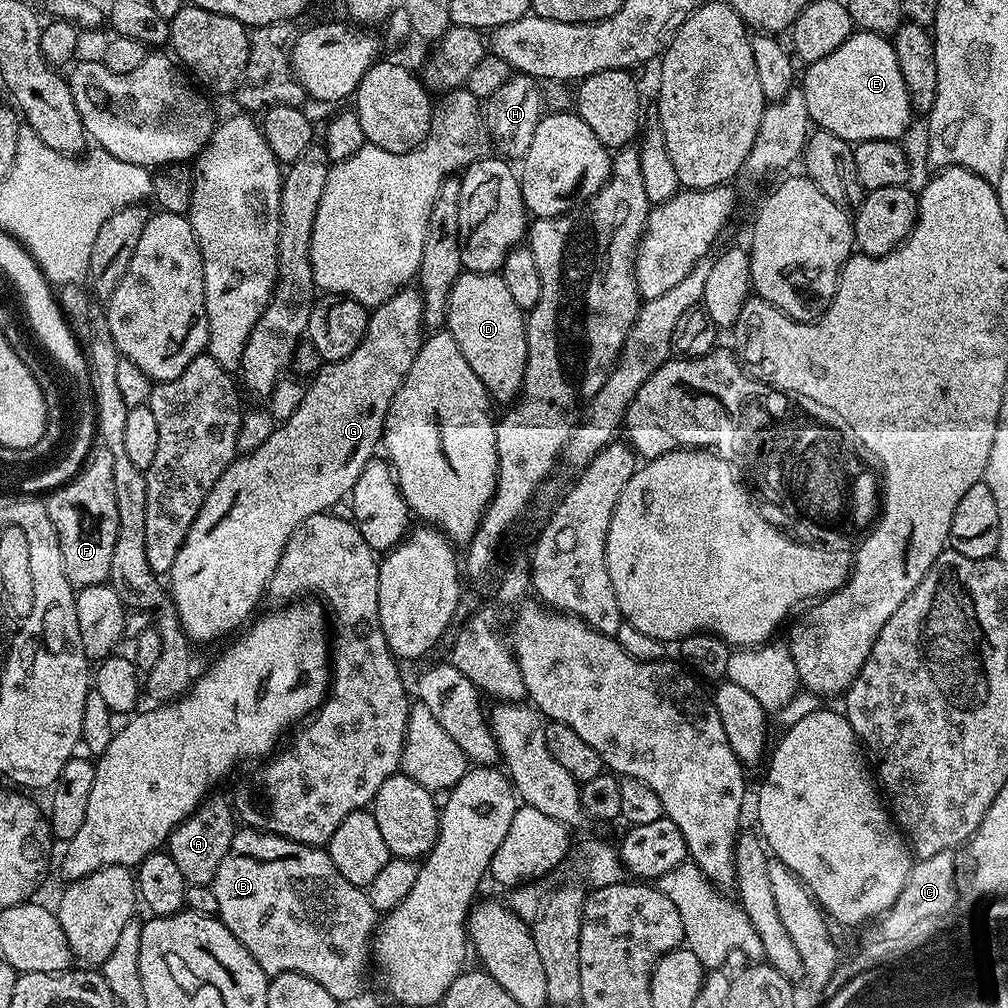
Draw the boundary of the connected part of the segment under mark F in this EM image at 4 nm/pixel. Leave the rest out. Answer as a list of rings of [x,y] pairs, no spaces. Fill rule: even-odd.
[[[97,443],[88,453],[80,471],[68,481],[60,485],[47,497],[48,517],[56,531],[58,546],[62,550],[62,566],[66,570],[66,578],[73,589],[79,590],[95,584],[103,584],[111,574],[111,559],[114,553],[115,538],[118,537],[118,509],[114,496],[113,455],[106,445]]]

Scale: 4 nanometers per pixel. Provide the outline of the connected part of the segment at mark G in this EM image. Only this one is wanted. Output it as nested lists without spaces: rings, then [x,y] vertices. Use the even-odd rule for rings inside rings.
[[[405,286],[391,296],[385,304],[380,304],[376,308],[371,309],[368,325],[366,326],[366,334],[362,338],[362,342],[358,342],[354,354],[350,354],[341,360],[325,363],[316,372],[312,380],[314,381],[313,384],[311,381],[307,385],[304,400],[294,410],[289,420],[281,423],[279,426],[273,427],[270,438],[266,438],[266,442],[262,442],[262,446],[258,446],[253,452],[237,455],[232,465],[222,474],[222,478],[218,478],[218,482],[214,482],[210,494],[206,494],[206,502],[202,502],[202,510],[198,510],[198,518],[194,518],[194,522],[186,534],[184,545],[178,550],[178,558],[174,558],[174,566],[166,574],[166,580],[172,583],[172,592],[170,588],[170,601],[173,607],[176,608],[181,629],[189,641],[216,640],[219,636],[226,635],[227,632],[233,631],[232,633],[235,633],[253,615],[251,612],[259,606],[260,599],[265,599],[268,583],[272,581],[272,576],[276,573],[278,562],[282,558],[282,550],[286,546],[288,539],[294,534],[296,527],[302,522],[306,522],[306,518],[310,518],[314,514],[329,511],[338,501],[345,499],[351,493],[354,482],[358,482],[358,476],[362,474],[366,462],[373,460],[377,455],[378,449],[381,447],[382,437],[384,435],[384,423],[388,417],[388,411],[398,394],[398,390],[404,384],[404,379],[410,370],[410,366],[414,366],[414,358],[418,354],[425,335],[424,297],[415,287]]]

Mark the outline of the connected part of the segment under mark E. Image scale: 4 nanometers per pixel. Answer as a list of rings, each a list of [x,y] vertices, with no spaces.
[[[853,31],[852,36],[846,38],[838,50],[834,50],[834,54],[826,54],[826,58],[818,58],[818,62],[803,69],[802,87],[809,121],[817,129],[834,134],[853,145],[861,144],[863,140],[899,141],[900,135],[912,124],[914,109],[910,94],[906,90],[902,70],[898,70],[898,54],[887,35]]]

